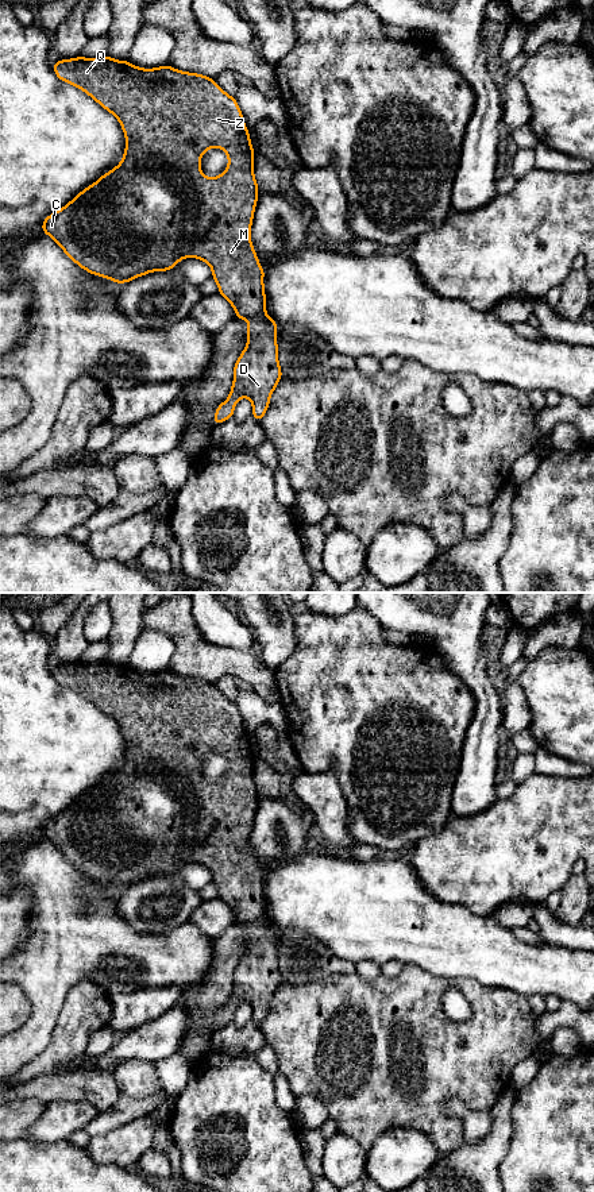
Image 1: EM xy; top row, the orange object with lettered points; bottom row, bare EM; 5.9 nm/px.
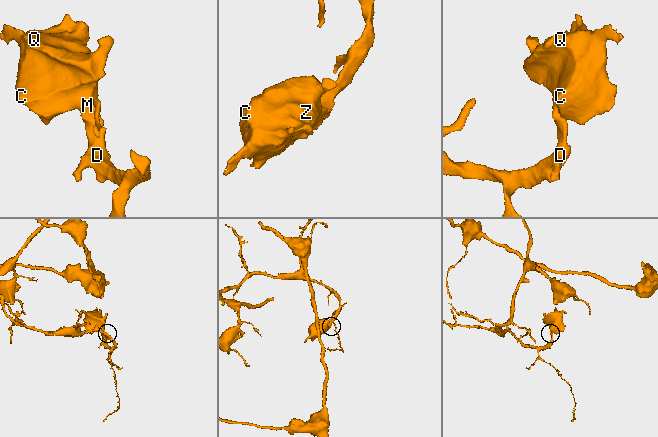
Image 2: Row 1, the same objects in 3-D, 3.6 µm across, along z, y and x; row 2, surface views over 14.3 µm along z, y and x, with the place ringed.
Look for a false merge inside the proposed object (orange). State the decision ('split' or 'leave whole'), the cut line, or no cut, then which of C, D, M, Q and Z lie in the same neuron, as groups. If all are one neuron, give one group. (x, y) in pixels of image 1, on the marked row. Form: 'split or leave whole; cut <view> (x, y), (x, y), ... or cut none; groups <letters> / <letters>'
leave whole; cut none; groups C D M Q Z

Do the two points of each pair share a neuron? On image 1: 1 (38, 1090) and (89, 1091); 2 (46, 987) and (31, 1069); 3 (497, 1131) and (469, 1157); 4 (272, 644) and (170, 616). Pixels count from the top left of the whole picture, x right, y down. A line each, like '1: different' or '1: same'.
1: same
2: different
3: same
4: different

